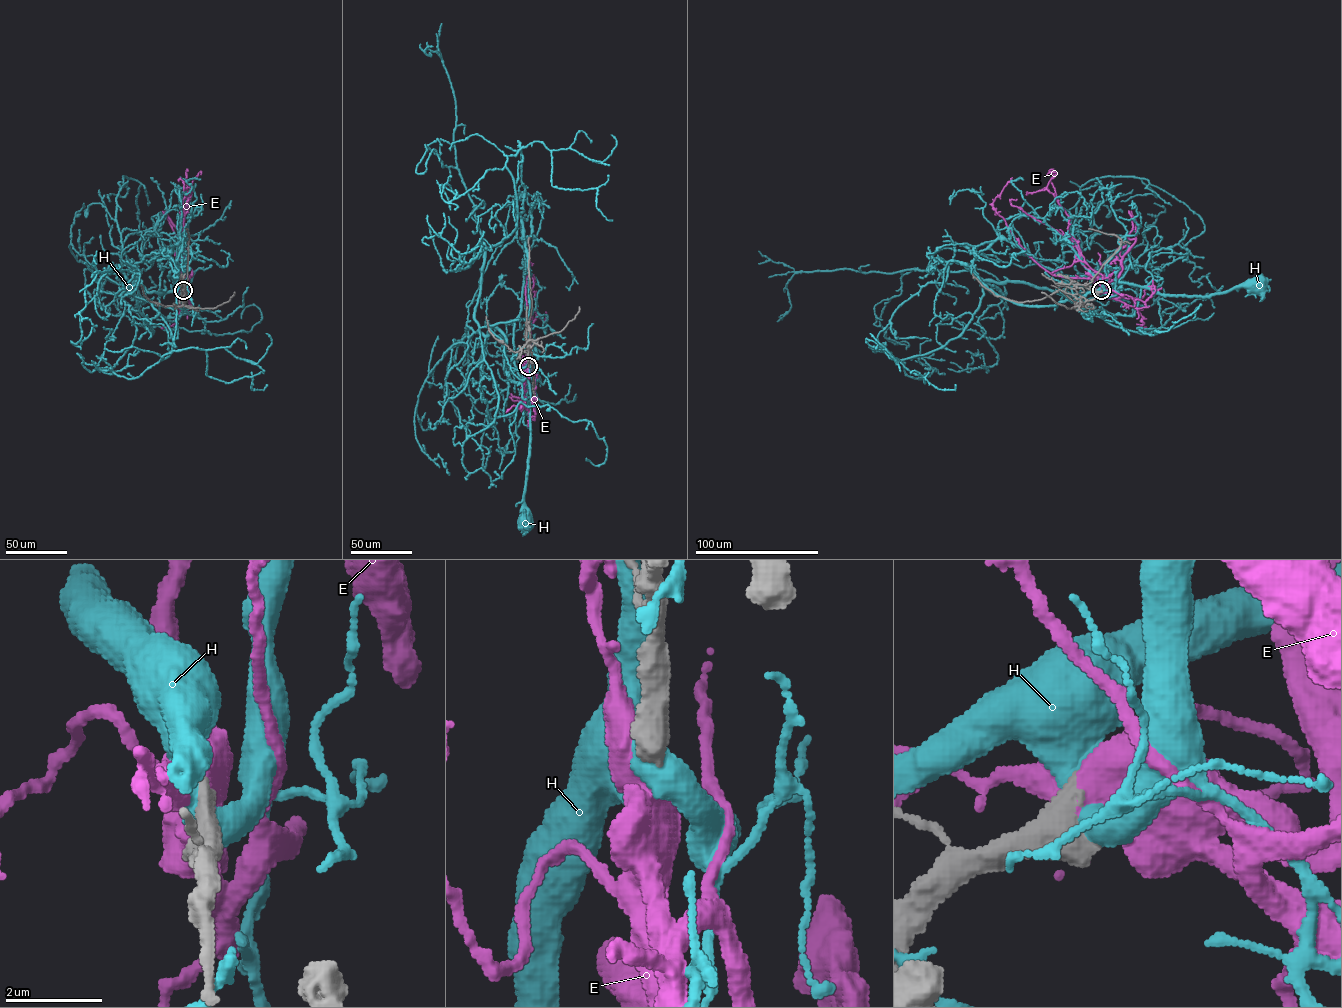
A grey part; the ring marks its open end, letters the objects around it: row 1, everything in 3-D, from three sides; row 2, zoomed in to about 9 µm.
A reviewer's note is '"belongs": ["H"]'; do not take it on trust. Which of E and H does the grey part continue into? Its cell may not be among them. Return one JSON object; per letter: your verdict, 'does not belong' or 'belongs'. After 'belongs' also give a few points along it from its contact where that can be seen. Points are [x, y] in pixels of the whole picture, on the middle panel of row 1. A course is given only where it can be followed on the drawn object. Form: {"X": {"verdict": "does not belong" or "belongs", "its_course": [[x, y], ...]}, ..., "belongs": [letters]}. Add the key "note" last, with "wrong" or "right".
{"E": {"verdict": "belongs", "its_course": [[528, 366], [525, 294], [527, 257], [529, 271], [523, 276]]}, "H": {"verdict": "does not belong"}, "belongs": ["E"], "note": "wrong"}

